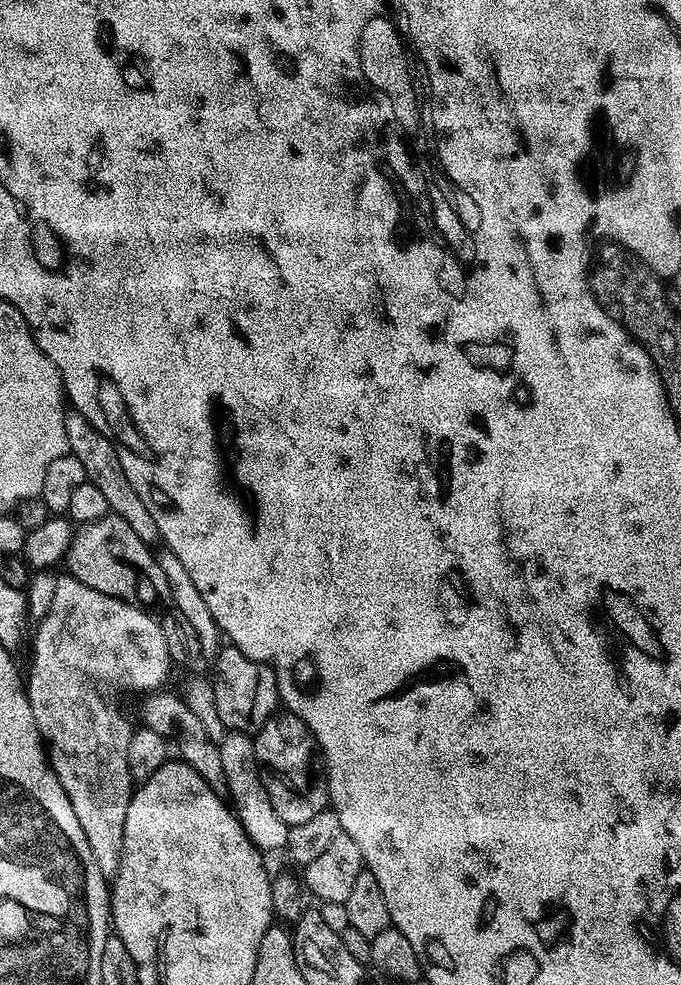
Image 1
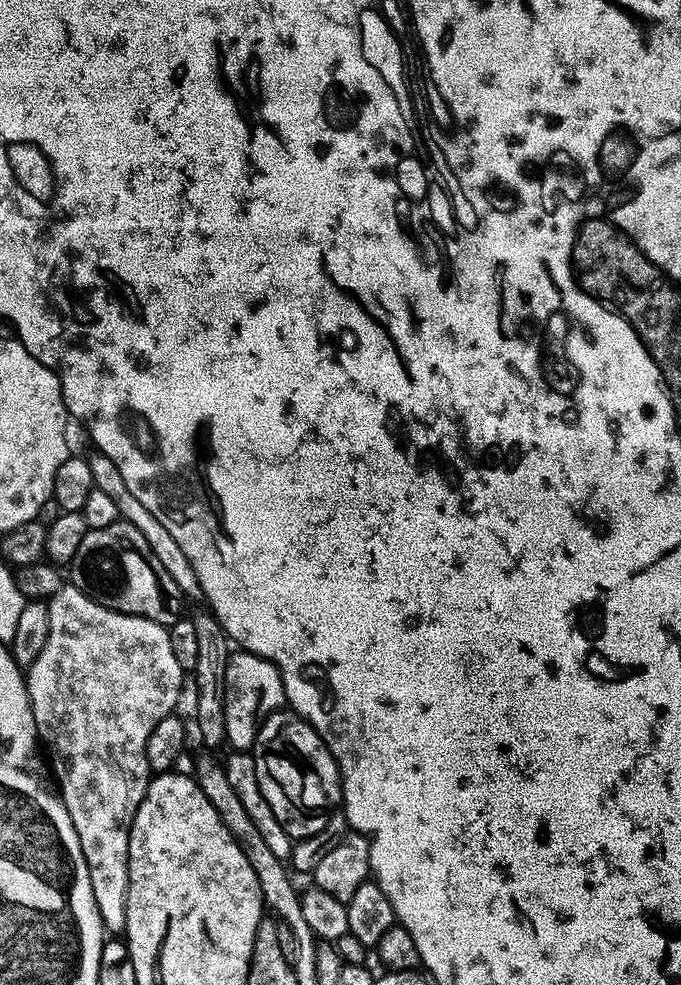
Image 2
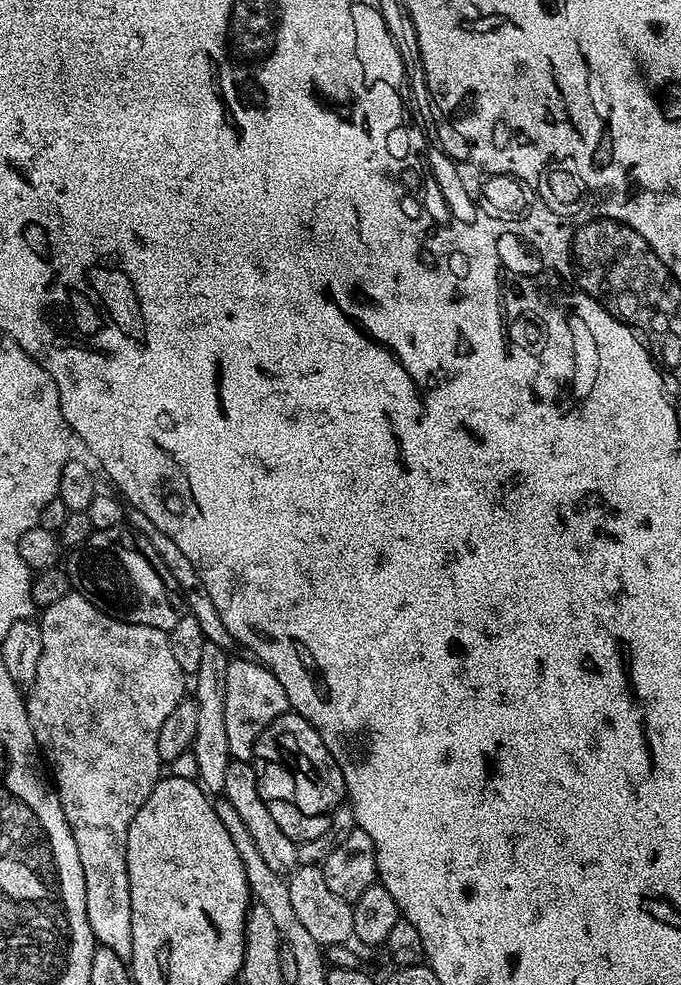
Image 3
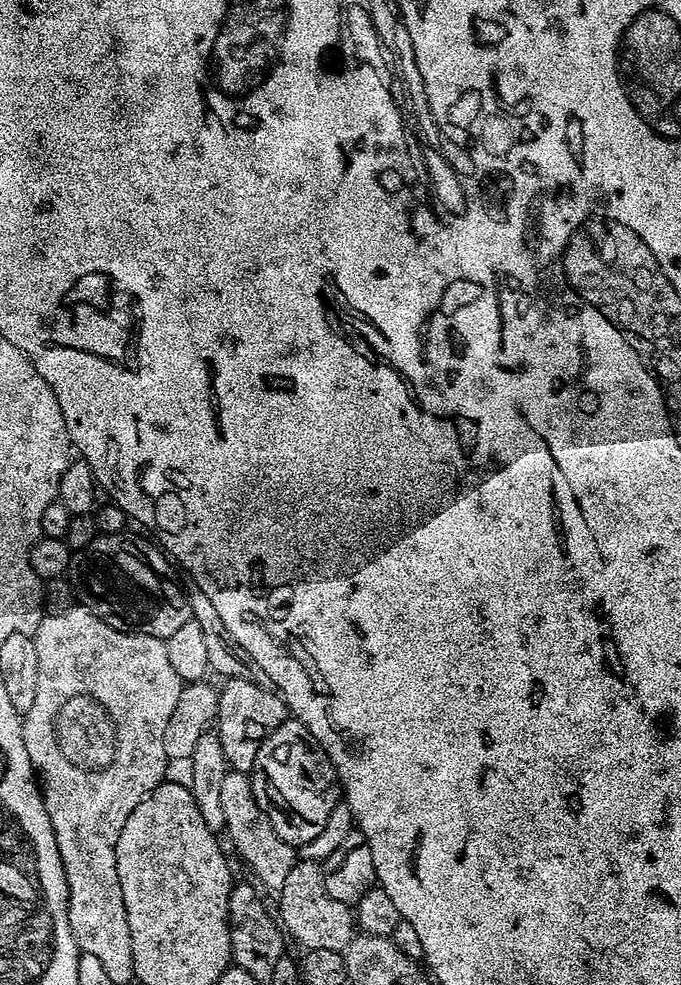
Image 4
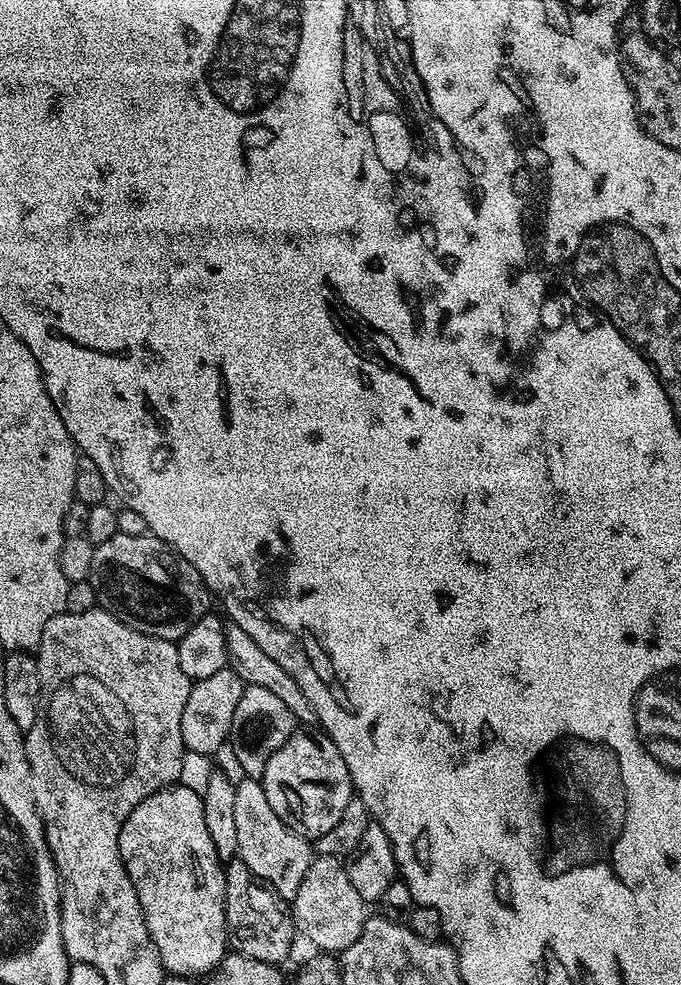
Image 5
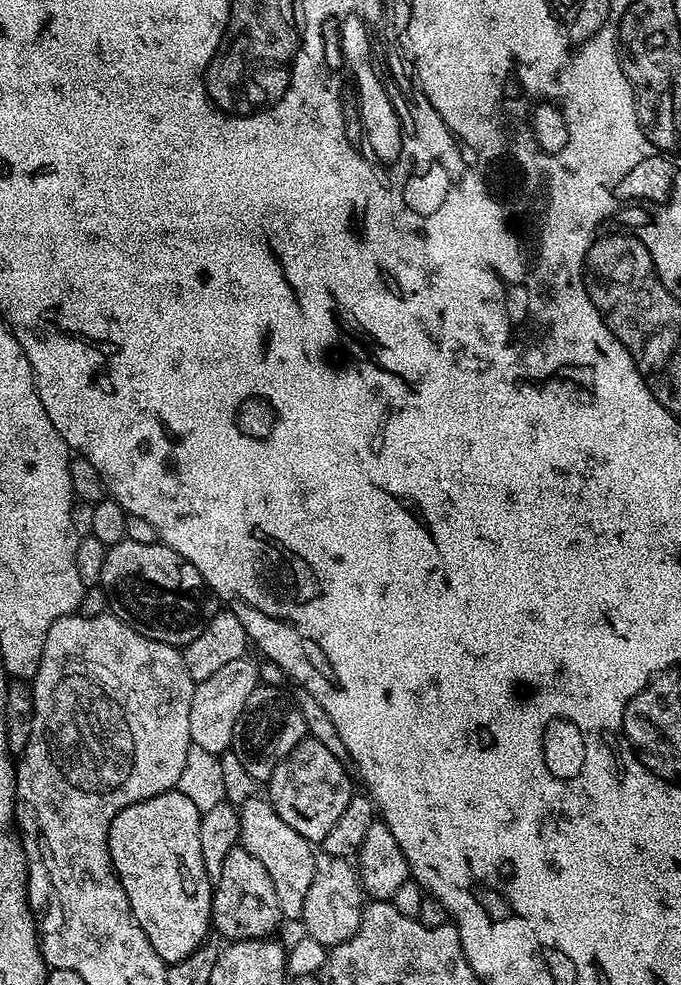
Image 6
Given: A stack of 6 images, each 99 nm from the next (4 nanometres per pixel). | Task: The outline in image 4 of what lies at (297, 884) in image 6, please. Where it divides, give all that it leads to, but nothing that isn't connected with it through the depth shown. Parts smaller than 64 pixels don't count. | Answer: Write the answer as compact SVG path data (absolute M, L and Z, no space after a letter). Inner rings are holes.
M229 770L226 778L222 780L220 803L222 817L224 816L228 822L228 832L232 835L237 848L244 854L253 872L274 890L280 890L287 883L287 875L297 864L298 852L290 841L282 838L282 834L274 826L271 815L267 811L264 813L259 803L261 804L261 801L258 799L253 777L247 772Z

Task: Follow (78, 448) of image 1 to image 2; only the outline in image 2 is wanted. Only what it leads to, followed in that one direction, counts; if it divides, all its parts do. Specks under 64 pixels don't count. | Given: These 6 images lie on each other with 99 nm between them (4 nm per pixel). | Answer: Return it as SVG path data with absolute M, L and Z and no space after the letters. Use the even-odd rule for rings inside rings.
M93 451L91 455L87 457L87 462L92 475L92 487L103 490L118 506L120 519L125 520L130 526L134 526L134 530L138 530L138 534L142 534L142 538L146 538L146 542L150 542L150 550L154 550L154 558L158 558L158 562L162 562L166 574L170 574L170 578L174 578L174 582L178 582L178 590L189 599L191 597L199 599L201 597L200 587L198 586L198 577L194 575L194 566L190 566L190 561L187 560L186 554L182 554L178 542L174 542L174 538L170 538L166 526L162 526L162 522L158 522L158 518L154 518L154 514L150 514L150 510L146 510L146 506L142 506L142 502L138 502L138 498L134 498L134 494L130 494L126 482L122 479L122 474L118 472L118 466L114 466L114 462L110 462L110 458L106 458L106 454Z

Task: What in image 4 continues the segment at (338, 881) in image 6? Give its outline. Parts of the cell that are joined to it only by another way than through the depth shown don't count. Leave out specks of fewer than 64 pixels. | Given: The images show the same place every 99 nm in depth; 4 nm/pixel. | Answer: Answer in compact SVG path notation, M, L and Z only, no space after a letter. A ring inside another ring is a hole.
M303 860L287 875L287 883L279 891L283 927L304 944L305 949L345 951L355 939L356 923L353 909L334 898L326 890L325 871L319 861Z

